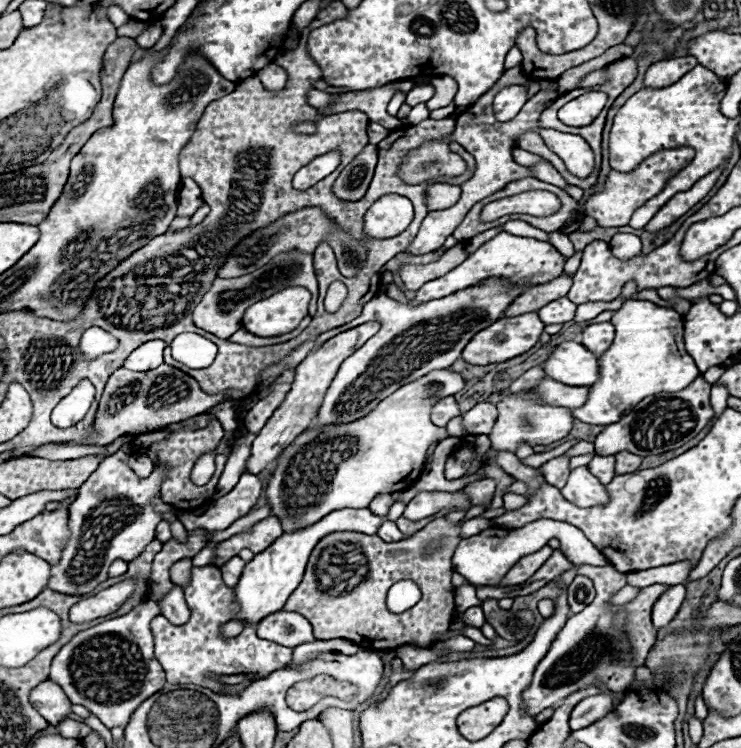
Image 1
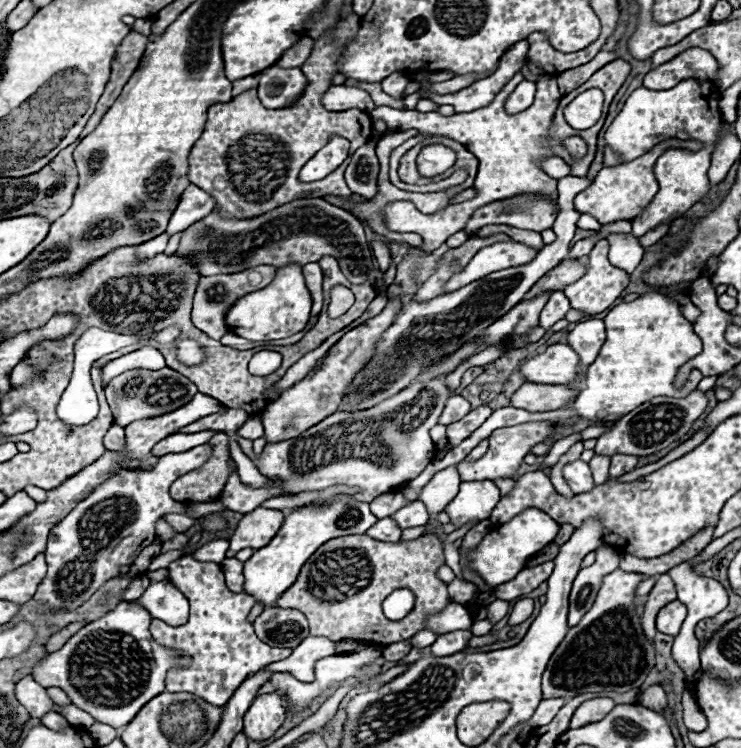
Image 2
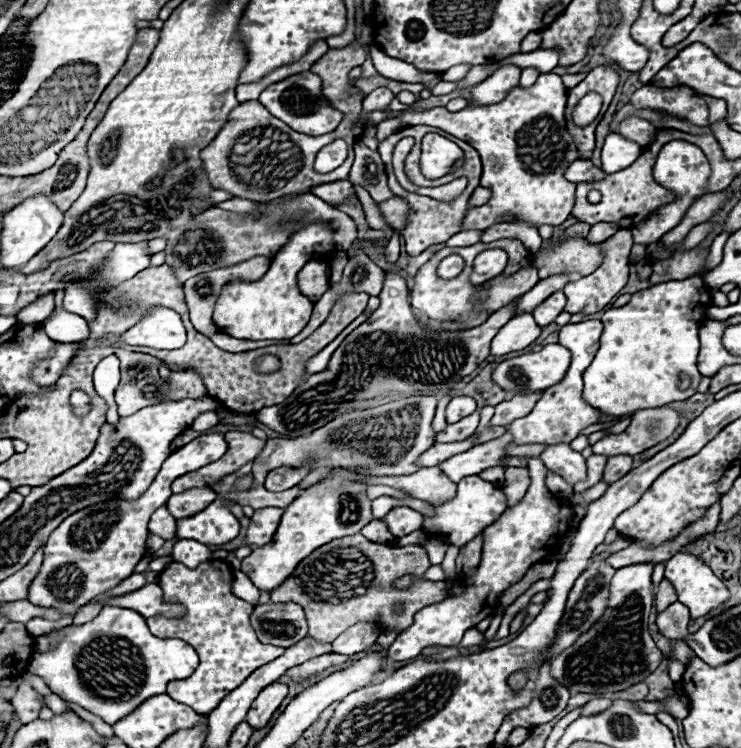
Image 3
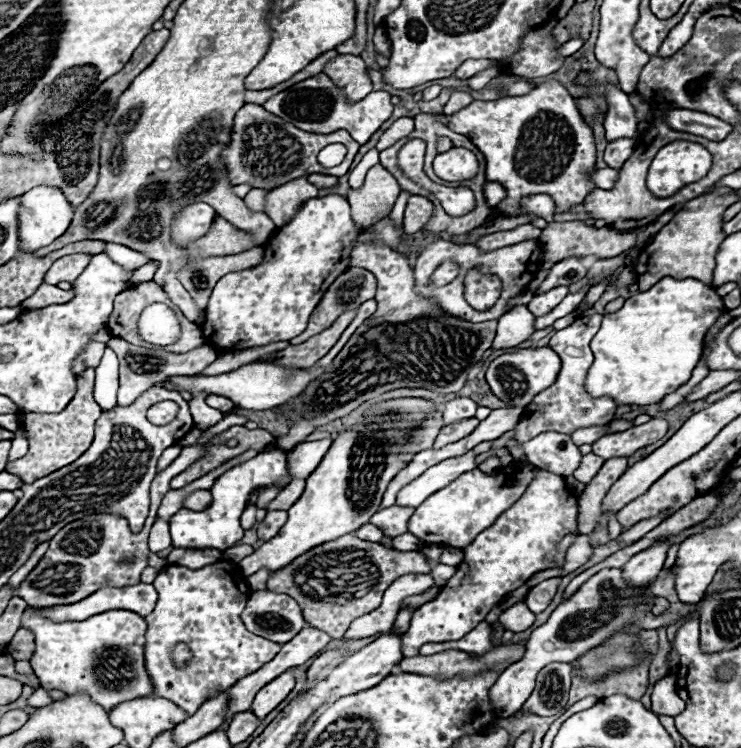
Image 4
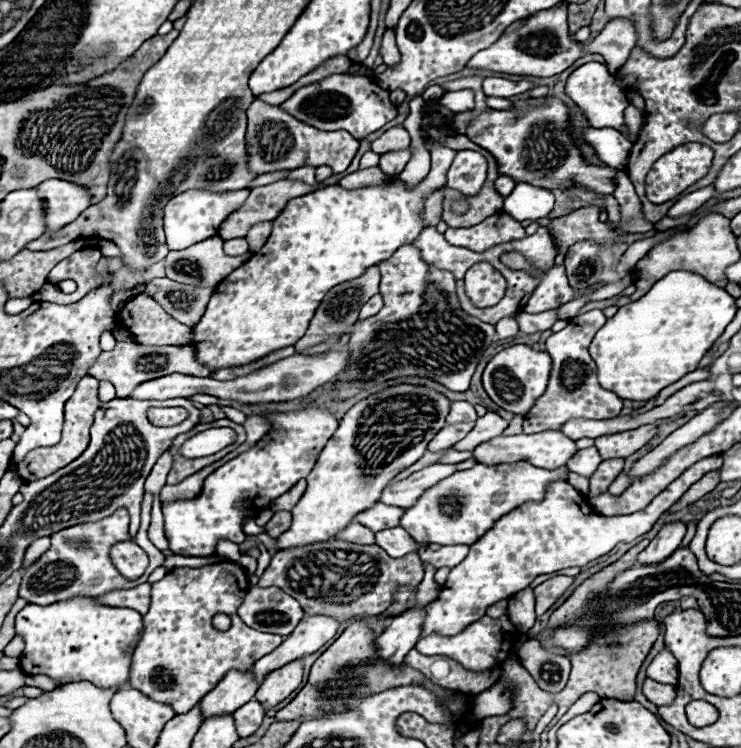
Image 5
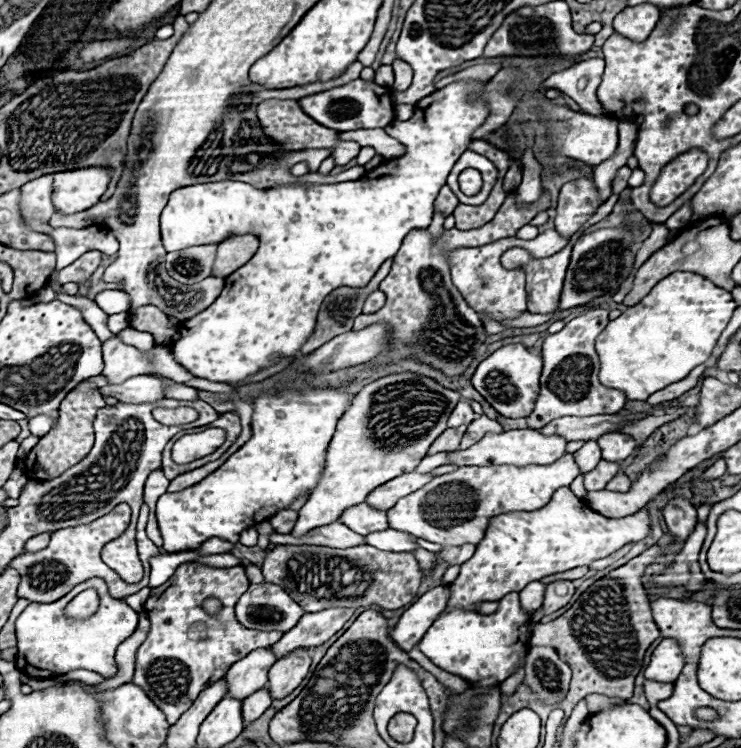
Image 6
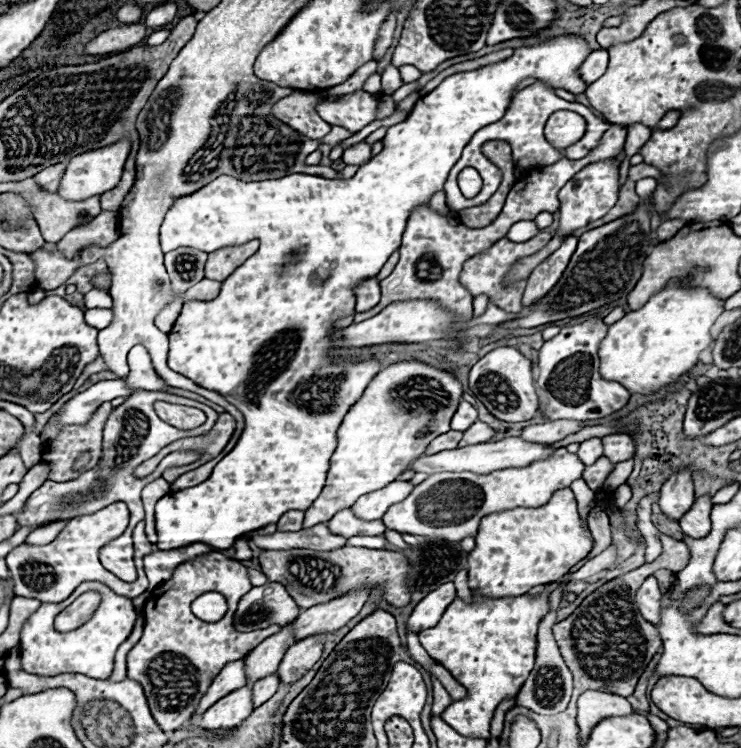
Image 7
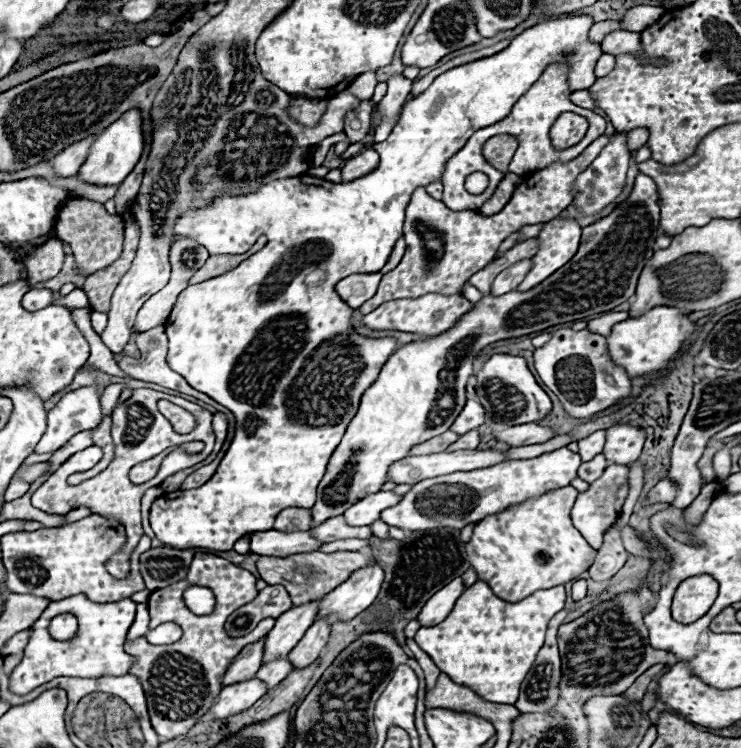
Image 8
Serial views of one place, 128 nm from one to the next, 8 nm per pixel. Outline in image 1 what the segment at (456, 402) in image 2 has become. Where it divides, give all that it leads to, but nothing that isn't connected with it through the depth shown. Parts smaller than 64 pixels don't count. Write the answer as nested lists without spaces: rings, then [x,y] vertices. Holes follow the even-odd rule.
[[[446,396],[446,398],[440,398],[434,406],[432,406],[432,422],[436,426],[446,426],[454,416],[458,416],[460,410],[458,410],[458,404],[454,400],[454,396]]]

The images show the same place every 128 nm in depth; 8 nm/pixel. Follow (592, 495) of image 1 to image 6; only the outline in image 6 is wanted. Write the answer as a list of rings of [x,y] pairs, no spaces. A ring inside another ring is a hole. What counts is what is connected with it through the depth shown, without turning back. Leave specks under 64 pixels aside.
[[[508,430],[500,434],[488,434],[474,446],[466,450],[456,450],[450,454],[450,464],[454,466],[500,466],[500,464],[540,464],[548,466],[566,454],[566,440],[562,436],[544,436],[538,430]]]

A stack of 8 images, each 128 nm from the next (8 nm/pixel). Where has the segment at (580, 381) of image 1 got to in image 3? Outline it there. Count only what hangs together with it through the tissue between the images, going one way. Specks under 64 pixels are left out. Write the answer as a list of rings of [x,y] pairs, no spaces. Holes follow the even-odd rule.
[[[546,344],[540,352],[530,352],[498,364],[492,378],[504,390],[536,392],[550,388],[564,378],[572,354],[560,344]]]

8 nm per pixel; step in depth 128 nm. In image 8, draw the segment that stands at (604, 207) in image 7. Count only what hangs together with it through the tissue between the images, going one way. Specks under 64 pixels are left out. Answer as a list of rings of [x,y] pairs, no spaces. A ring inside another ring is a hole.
[[[620,132],[600,152],[600,156],[576,178],[574,190],[572,190],[572,196],[574,196],[572,206],[576,208],[576,212],[580,212],[582,216],[592,216],[592,214],[598,214],[610,202],[614,202],[614,198],[622,192],[622,188],[626,184],[628,160],[630,160],[630,152],[628,152],[628,146],[626,146],[626,132]],[[532,258],[520,260],[520,262],[516,262],[516,264],[512,264],[510,268],[502,270],[502,272],[496,276],[490,294],[492,294],[492,296],[502,296],[502,294],[506,294],[506,292],[510,292],[510,290],[516,290],[518,284],[520,284],[520,282],[524,280],[524,276],[528,274],[528,268],[530,268],[530,266],[532,266]]]

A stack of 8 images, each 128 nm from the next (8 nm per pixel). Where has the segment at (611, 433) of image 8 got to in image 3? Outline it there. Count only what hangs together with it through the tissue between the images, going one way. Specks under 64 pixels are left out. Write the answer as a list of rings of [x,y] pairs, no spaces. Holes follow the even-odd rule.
[[[670,406],[636,410],[632,414],[630,426],[622,434],[604,436],[592,446],[592,450],[594,454],[604,456],[618,456],[618,454],[634,456],[670,438],[678,426],[680,426],[680,412],[676,412]]]

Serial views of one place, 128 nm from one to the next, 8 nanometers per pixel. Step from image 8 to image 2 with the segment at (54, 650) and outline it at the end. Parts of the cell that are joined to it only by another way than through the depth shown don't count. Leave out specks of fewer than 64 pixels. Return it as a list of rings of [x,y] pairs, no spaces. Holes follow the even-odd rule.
[[[120,602],[100,620],[80,628],[58,652],[36,664],[34,680],[44,688],[62,688],[80,710],[86,710],[98,722],[116,730],[124,728],[148,700],[164,692],[166,672],[176,664],[184,666],[188,662],[154,642],[148,632],[150,620],[150,612],[140,604]]]

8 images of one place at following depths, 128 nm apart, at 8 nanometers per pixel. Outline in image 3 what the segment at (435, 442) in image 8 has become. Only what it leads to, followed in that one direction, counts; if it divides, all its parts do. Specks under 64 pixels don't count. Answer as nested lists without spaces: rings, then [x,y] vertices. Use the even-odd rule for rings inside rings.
[[[476,410],[474,414],[462,418],[462,420],[456,422],[456,424],[446,426],[442,432],[436,434],[436,442],[446,442],[446,444],[448,444],[448,442],[466,440],[466,438],[470,438],[470,436],[474,434],[478,422],[480,422],[480,410]]]

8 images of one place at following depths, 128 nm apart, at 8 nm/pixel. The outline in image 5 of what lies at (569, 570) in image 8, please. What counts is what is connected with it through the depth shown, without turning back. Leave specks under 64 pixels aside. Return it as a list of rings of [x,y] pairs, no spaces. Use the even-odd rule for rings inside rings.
[[[722,456],[700,460],[678,480],[674,480],[664,492],[660,492],[644,510],[630,516],[592,514],[592,508],[578,490],[574,490],[564,480],[552,482],[546,488],[544,500],[528,502],[508,512],[470,546],[468,556],[452,568],[438,598],[426,606],[426,618],[420,636],[432,632],[440,636],[454,636],[464,630],[466,624],[480,620],[488,606],[524,590],[536,576],[562,568],[582,568],[590,560],[610,552],[616,544],[632,542],[634,538],[646,534],[660,518],[660,514],[664,514],[694,482],[698,482],[706,472],[718,470],[720,466]]]

